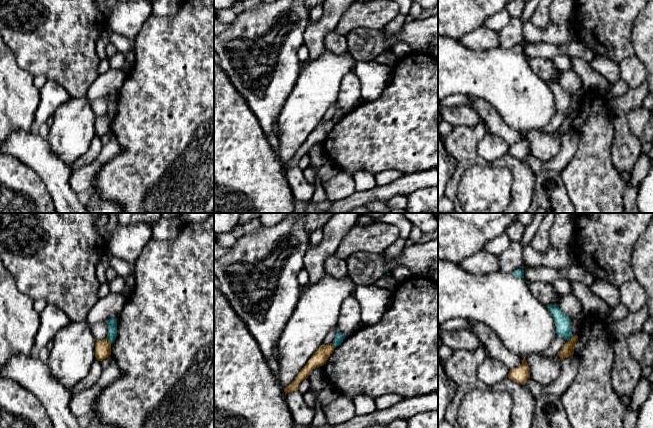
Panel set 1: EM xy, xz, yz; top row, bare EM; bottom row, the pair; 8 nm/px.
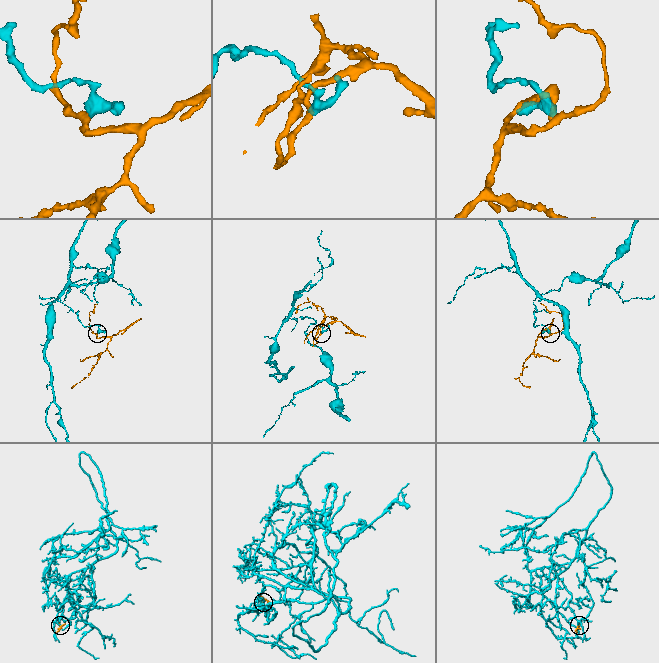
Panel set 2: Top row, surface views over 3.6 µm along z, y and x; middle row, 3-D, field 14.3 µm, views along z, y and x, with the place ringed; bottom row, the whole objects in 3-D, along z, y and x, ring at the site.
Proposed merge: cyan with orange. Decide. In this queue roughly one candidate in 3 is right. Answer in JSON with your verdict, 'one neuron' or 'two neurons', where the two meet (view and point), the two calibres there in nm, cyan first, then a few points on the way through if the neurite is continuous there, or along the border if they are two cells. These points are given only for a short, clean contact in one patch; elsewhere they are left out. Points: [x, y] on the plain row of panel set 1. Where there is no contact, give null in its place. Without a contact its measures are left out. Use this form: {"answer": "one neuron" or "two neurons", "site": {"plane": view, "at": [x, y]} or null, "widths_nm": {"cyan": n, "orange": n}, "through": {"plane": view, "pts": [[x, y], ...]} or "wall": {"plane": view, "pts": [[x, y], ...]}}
{"answer": "two neurons", "site": {"plane": "yz", "at": [570, 114]}, "widths_nm": {"cyan": 130, "orange": 100}, "wall": {"plane": "yz", "pts": [[574, 111], [567, 117]]}}

